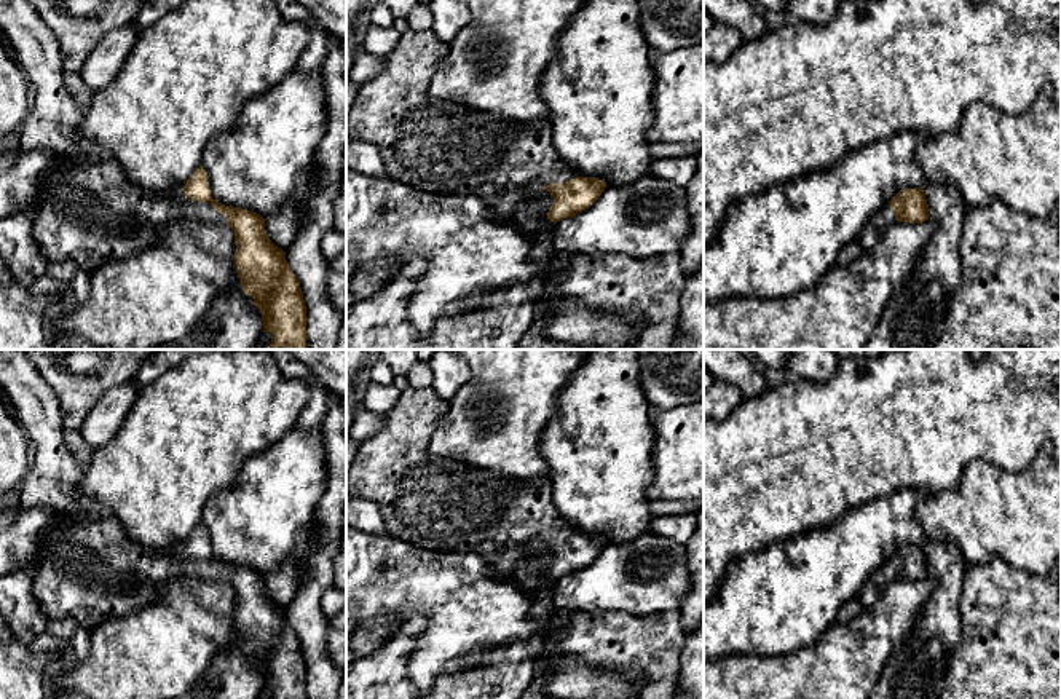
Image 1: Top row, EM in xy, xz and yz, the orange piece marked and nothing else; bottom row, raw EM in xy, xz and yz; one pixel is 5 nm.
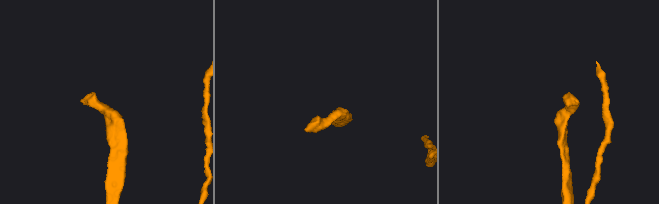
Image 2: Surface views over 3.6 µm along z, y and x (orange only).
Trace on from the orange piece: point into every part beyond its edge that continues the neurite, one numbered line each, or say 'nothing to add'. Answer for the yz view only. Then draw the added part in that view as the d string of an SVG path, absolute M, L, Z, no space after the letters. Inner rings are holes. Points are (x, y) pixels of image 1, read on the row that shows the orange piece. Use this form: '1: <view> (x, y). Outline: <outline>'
1: yz (871, 233). Outline: M887 203L868 220L857 243L862 246L863 251L871 251L893 222L895 215Z

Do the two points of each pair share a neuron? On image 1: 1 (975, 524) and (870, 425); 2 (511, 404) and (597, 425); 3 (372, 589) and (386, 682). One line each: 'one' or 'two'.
1: two
2: two
3: two

